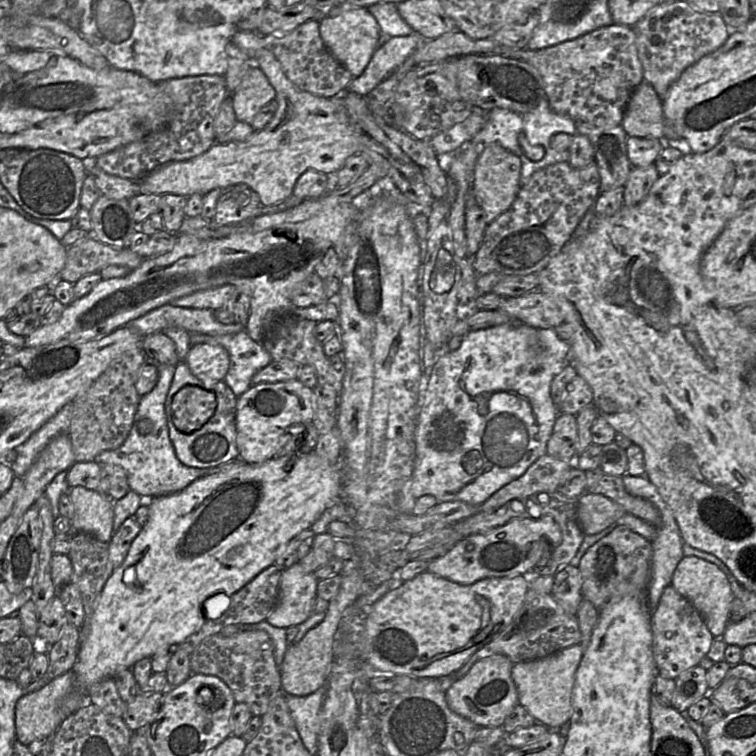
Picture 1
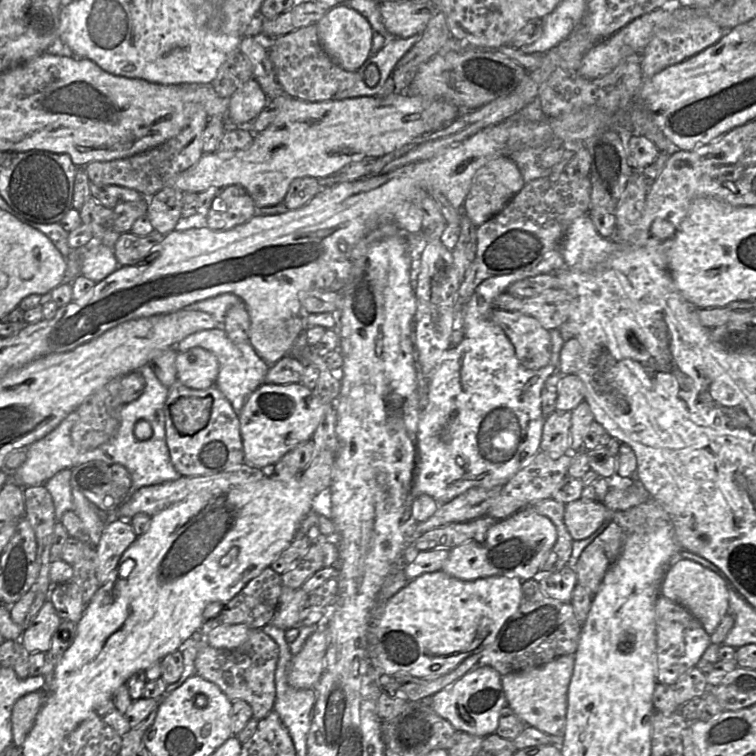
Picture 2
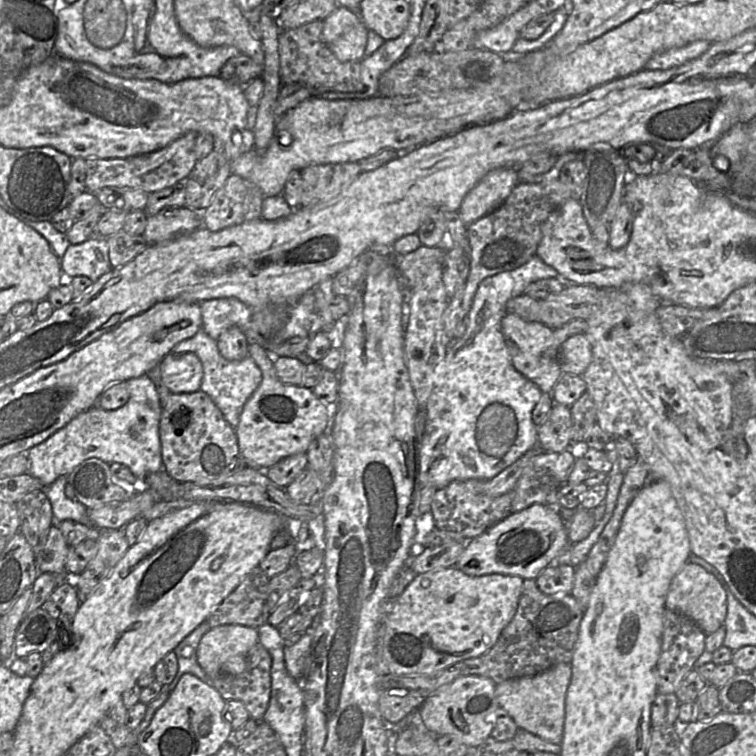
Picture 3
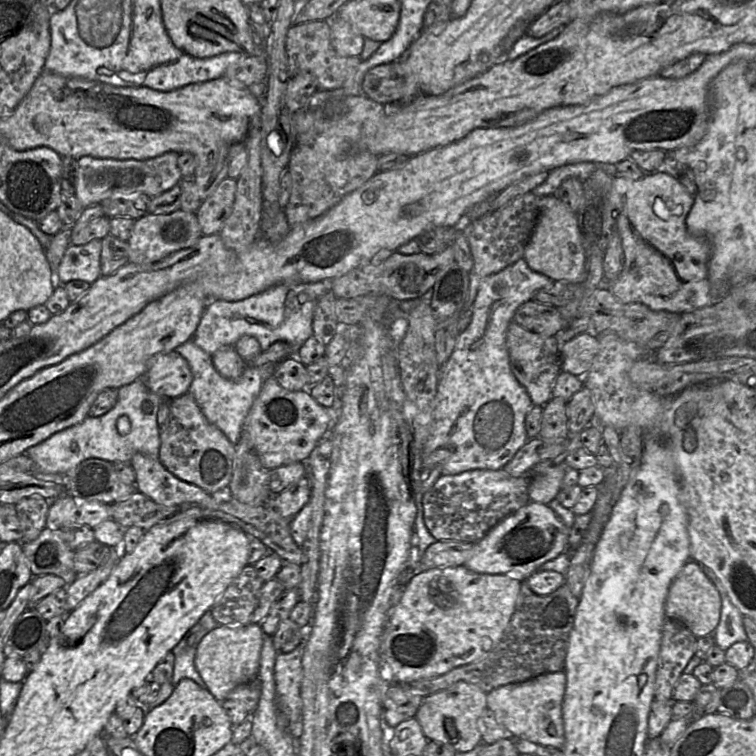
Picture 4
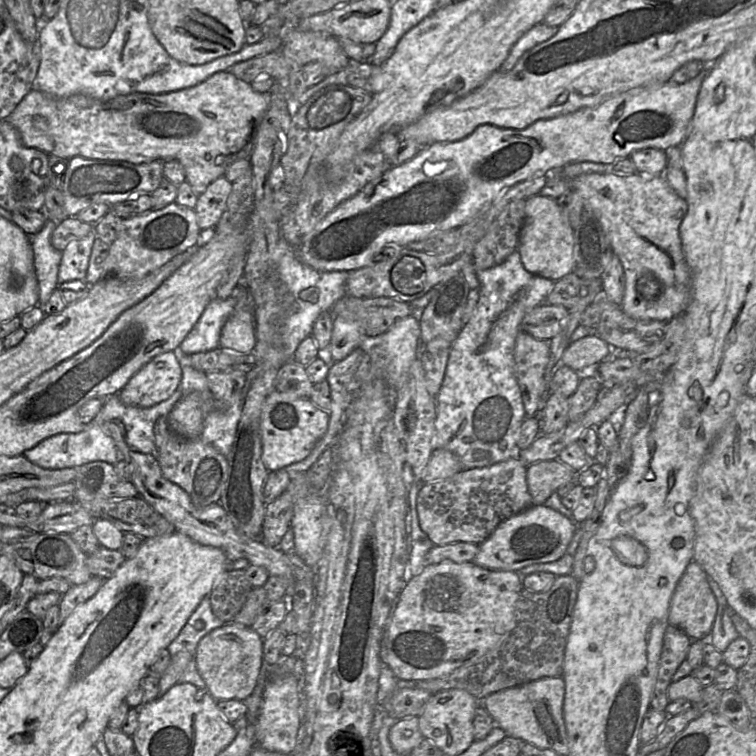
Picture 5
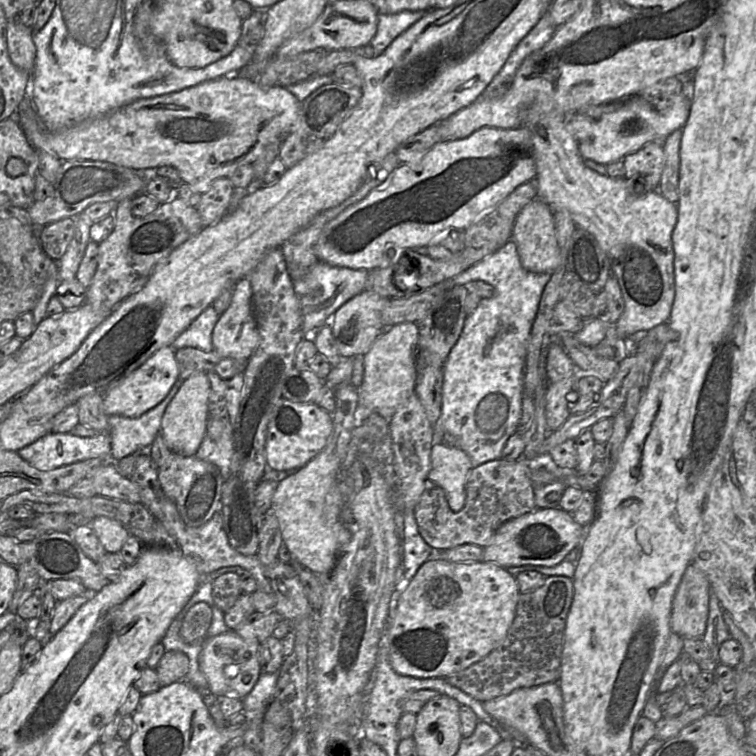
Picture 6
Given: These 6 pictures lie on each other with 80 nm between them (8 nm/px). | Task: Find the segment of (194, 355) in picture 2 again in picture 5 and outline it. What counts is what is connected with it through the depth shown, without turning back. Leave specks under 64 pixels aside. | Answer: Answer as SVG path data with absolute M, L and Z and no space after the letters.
M169 351L152 358L120 390L120 400L130 406L151 407L170 398L182 379L179 353Z

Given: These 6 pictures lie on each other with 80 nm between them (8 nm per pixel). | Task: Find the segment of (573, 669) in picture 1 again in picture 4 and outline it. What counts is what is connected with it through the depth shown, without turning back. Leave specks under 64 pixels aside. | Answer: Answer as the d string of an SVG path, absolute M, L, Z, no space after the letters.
M564 671L541 674L524 682L507 684L487 693L487 708L492 710L496 720L504 725L509 737L527 739L544 746L562 749L565 743L564 722L562 718L562 703L566 689L566 674Z

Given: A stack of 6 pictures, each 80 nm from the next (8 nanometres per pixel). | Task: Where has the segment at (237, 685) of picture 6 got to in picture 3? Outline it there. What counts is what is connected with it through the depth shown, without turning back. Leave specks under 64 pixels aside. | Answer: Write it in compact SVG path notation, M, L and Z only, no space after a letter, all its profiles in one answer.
M221 625L203 635L197 650L197 662L210 679L237 675L246 668L250 650L259 642L258 628Z

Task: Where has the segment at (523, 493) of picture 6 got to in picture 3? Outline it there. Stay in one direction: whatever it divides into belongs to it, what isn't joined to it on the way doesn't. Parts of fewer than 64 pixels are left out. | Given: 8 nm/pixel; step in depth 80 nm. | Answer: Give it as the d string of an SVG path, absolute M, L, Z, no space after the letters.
M455 480L446 487L437 489L431 503L435 528L457 532L469 541L480 536L490 527L512 514L511 504L514 491L512 490L500 496L487 495L484 493L485 481L487 480Z

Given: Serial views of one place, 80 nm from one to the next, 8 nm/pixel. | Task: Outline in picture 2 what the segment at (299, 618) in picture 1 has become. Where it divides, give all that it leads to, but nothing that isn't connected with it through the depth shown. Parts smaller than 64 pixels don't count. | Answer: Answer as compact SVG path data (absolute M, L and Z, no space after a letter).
M282 586L278 605L270 624L285 631L296 627L299 613L306 606L307 597L308 594L301 588L291 589Z

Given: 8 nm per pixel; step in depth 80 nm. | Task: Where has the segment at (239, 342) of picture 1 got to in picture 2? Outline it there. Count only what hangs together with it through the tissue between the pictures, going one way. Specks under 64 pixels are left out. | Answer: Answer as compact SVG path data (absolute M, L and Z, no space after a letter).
M223 328L207 329L191 334L181 340L174 348L178 353L201 347L213 353L219 362L219 373L215 386L229 400L237 414L247 398L265 382L270 365L255 351L250 342L235 343L230 340Z

